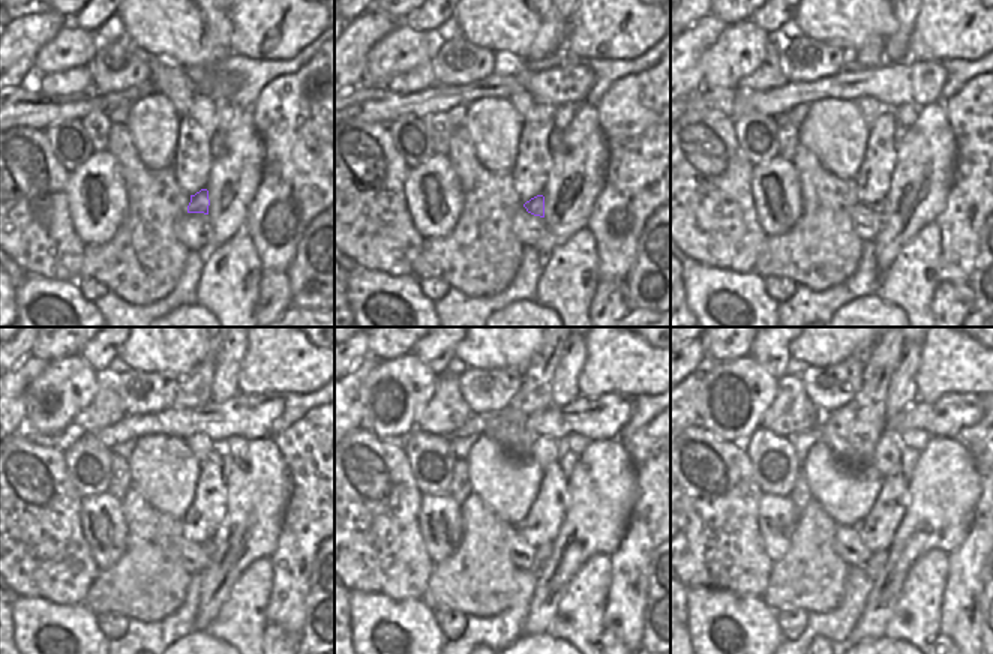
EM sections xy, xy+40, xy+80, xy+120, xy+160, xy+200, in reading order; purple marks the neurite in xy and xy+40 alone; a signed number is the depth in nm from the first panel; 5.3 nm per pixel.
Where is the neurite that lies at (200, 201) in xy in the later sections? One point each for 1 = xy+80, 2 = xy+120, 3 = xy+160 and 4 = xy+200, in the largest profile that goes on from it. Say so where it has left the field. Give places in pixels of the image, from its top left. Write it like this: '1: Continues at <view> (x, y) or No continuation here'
1: Continues at xy+80 (878, 207)
2: Continues at xy+120 (207, 548)
3: Continues at xy+160 (543, 552)
4: Continues at xy+200 (875, 564)

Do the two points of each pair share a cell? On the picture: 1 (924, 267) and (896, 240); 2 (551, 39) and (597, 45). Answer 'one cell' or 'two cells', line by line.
1: two cells
2: two cells

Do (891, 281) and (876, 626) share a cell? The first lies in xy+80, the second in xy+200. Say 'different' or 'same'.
different

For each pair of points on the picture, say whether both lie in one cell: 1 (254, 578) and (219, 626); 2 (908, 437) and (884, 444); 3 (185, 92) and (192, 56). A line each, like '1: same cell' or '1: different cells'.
1: same cell
2: different cells
3: different cells

